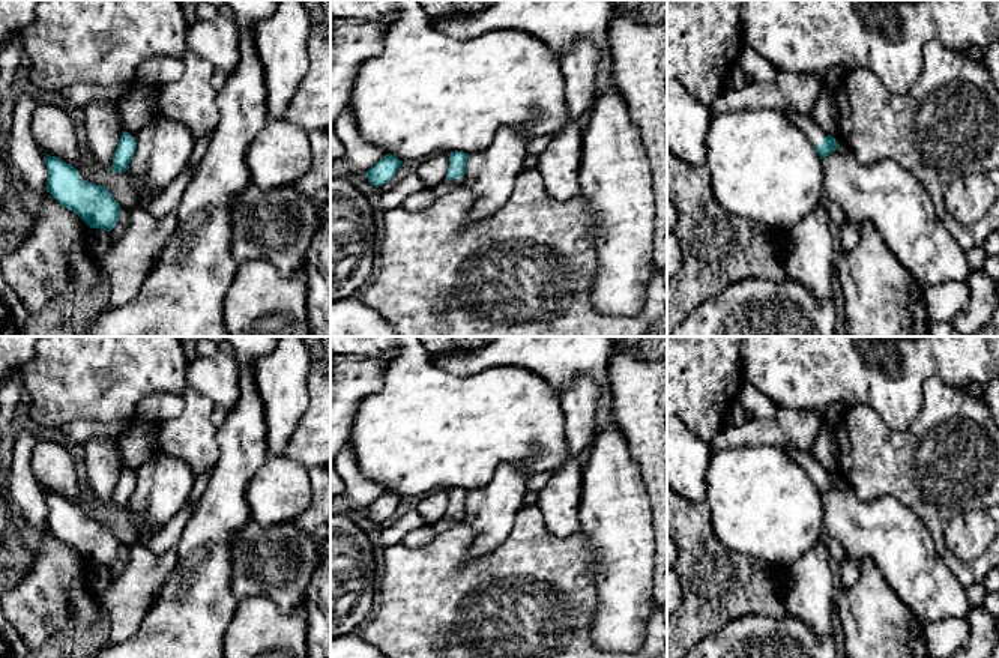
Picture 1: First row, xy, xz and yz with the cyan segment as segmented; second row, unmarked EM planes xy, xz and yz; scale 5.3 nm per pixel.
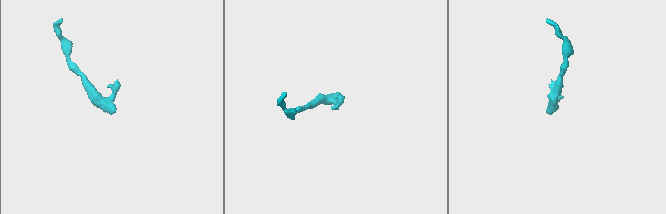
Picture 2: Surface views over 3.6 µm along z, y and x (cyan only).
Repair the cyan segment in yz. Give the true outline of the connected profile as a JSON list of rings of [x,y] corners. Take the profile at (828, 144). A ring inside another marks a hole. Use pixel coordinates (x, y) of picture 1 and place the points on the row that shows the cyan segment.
[[[786,110],[784,116],[793,122],[810,140],[810,143],[816,147],[820,159],[831,155],[838,149],[838,143],[832,135],[828,135],[814,120],[813,117]]]

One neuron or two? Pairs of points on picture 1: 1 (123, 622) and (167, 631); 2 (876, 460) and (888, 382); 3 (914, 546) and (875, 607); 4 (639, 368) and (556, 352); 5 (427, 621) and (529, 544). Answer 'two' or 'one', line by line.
1: two
2: two
3: two
4: two
5: one

